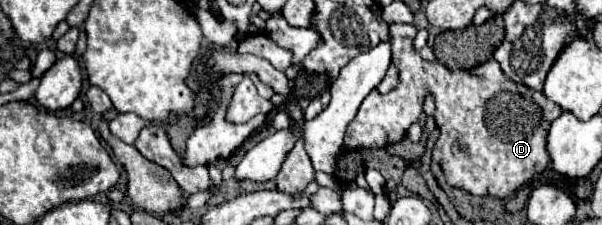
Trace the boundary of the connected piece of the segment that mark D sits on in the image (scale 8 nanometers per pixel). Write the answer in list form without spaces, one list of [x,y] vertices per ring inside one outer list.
[[[412,26],[412,34],[390,34],[391,60],[398,66],[400,84],[378,98],[373,98],[373,93],[364,98],[358,114],[348,124],[344,146],[380,148],[402,140],[410,124],[418,121],[424,96],[432,92],[436,106],[434,119],[440,128],[432,160],[440,162],[446,182],[478,196],[512,198],[522,184],[550,166],[546,150],[548,130],[562,114],[562,108],[546,98],[544,92],[512,82],[494,58],[472,70],[456,72],[438,62],[426,62],[412,48],[416,32]]]

